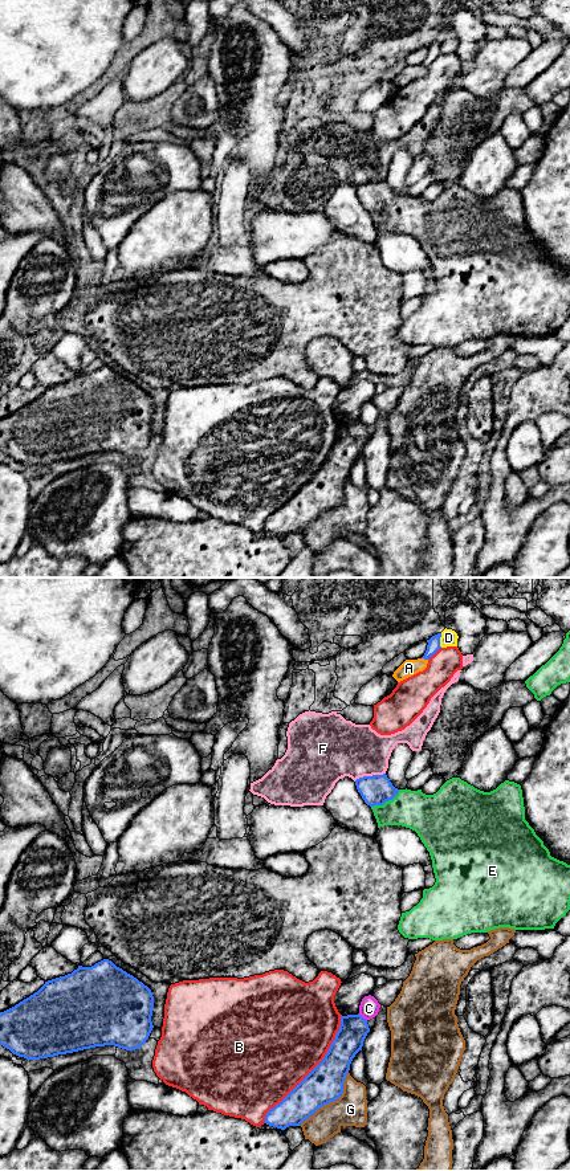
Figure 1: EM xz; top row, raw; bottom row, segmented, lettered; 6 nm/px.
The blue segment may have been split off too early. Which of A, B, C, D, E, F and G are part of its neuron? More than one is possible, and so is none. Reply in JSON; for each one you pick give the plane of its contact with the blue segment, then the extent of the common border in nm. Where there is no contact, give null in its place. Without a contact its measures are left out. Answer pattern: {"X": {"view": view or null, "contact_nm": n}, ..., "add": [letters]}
{"E": {"view": "xz", "contact_nm": 200}, "add": ["E"]}

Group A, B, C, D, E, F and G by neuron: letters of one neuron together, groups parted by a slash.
A / B / C / D / E / F / G

